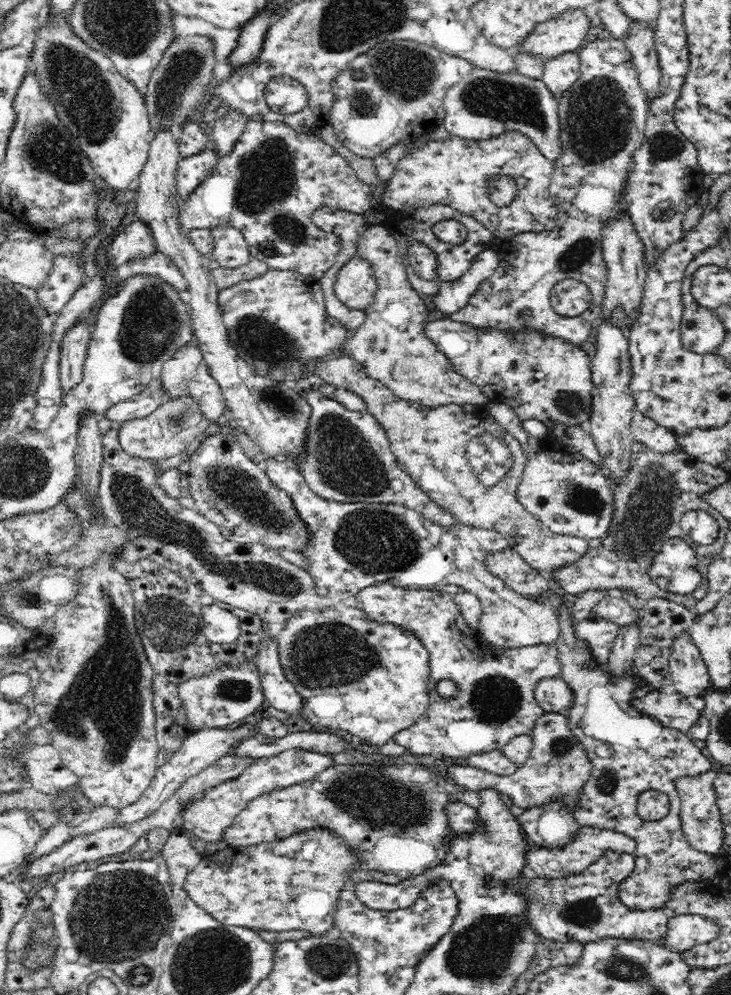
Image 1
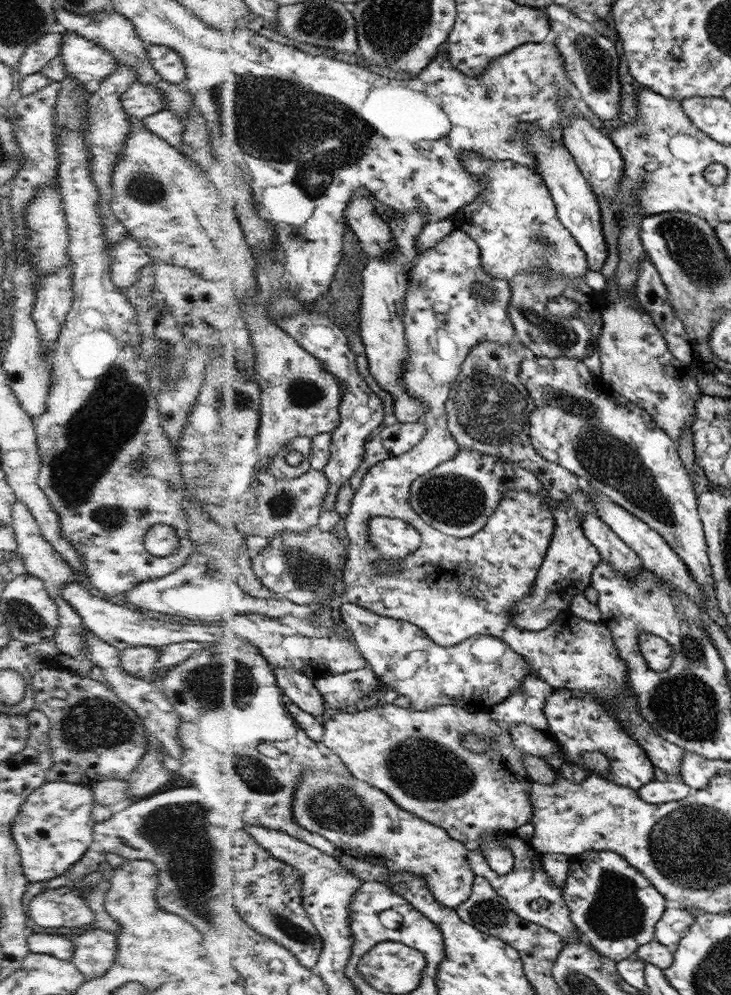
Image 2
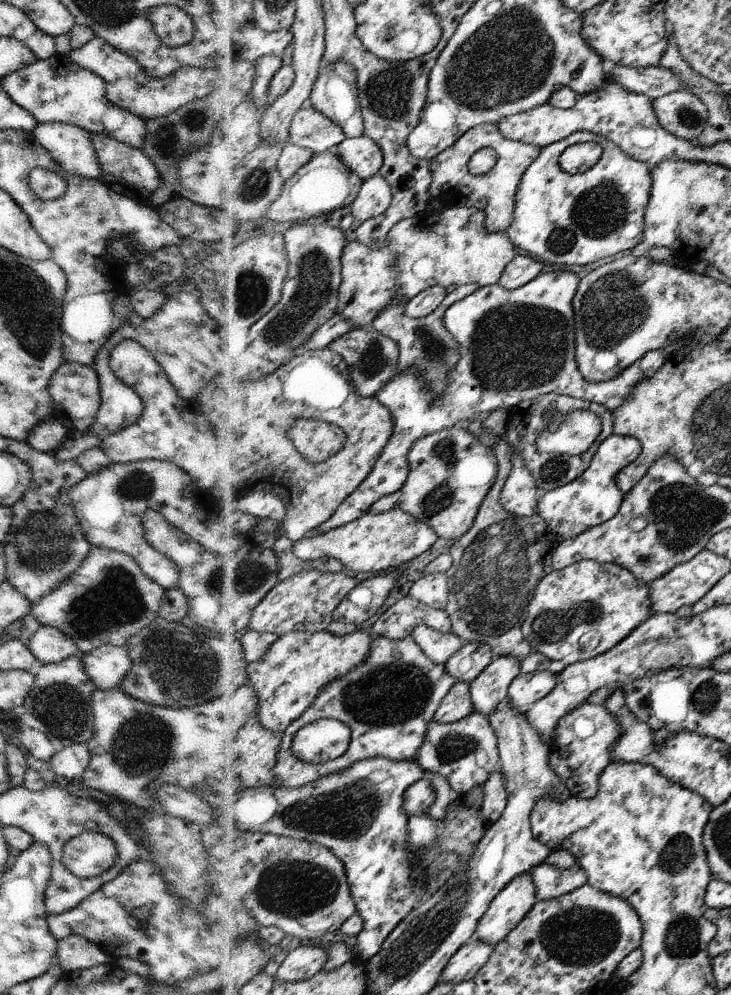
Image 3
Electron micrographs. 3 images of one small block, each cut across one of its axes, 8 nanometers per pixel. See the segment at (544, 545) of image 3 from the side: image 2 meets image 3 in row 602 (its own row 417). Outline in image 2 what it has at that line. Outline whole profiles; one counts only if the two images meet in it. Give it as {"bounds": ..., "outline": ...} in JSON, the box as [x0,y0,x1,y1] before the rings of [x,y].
{"bounds":[447,339,582,499],"outline":[[[486,339],[474,346],[464,361],[447,402],[449,425],[462,447],[511,460],[533,472],[552,498],[567,499],[579,490],[582,480],[567,467],[544,458],[530,439],[530,412],[534,405],[529,391],[520,380],[519,366],[524,356],[532,354],[519,339],[510,345]]]}

